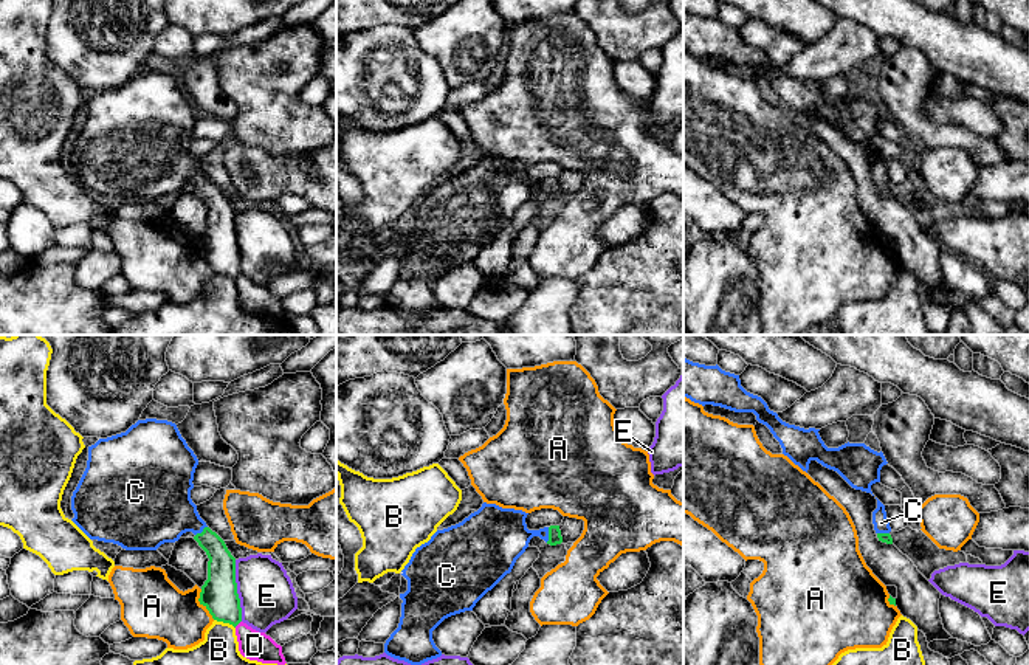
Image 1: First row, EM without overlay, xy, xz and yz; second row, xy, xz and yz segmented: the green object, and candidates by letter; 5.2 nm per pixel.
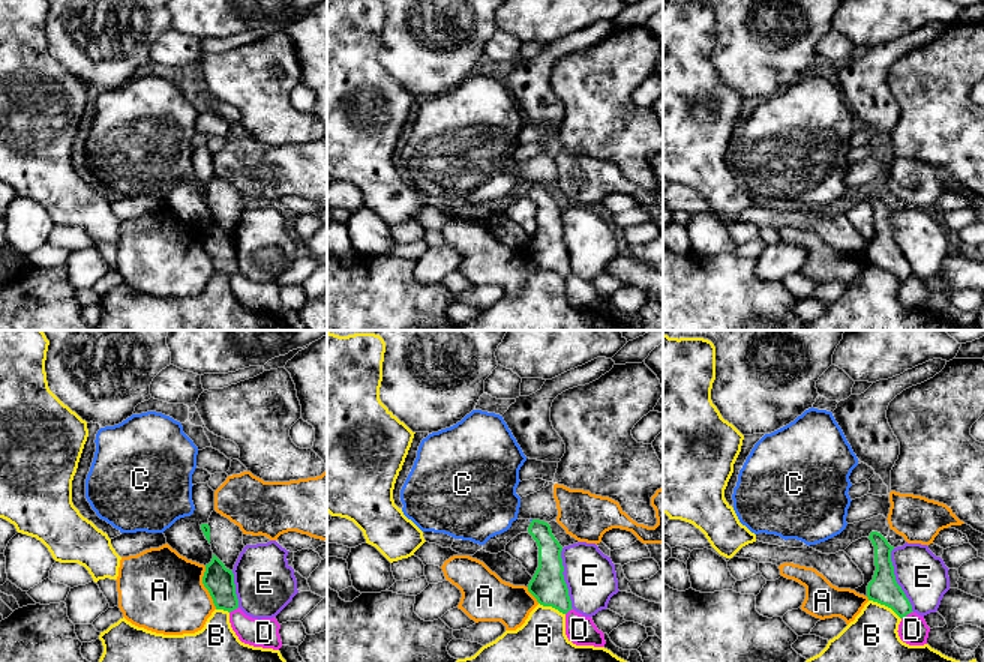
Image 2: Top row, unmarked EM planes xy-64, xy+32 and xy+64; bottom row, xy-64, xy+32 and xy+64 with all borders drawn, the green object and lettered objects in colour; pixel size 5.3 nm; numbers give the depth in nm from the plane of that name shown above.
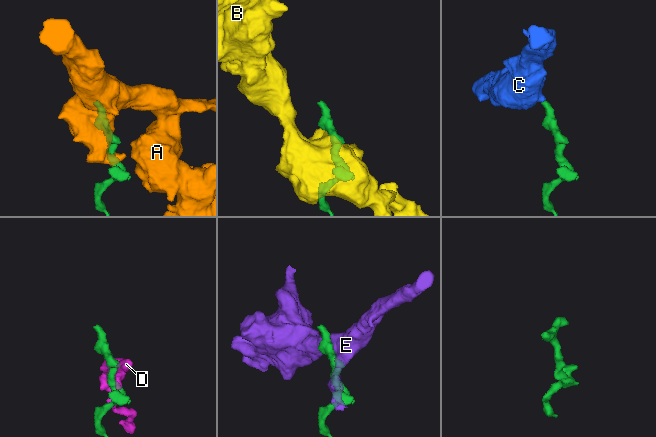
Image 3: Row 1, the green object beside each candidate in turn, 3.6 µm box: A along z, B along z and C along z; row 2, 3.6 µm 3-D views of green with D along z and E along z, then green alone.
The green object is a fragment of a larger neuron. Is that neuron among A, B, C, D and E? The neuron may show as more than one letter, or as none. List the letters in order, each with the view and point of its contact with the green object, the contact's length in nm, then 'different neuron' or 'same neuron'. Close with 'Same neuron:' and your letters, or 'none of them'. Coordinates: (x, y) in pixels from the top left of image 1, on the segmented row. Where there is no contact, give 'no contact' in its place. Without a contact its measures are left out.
A: meets green in xy at (202, 603); contact 180 nm long; different neuron
B: meets green in xy at (225, 622); contact 120 nm long; different neuron
C: meets green in xz at (549, 535); contact 80 nm long; same neuron
D: meets green in xy at (237, 623); contact 50 nm long; different neuron
E: meets green in xy at (236, 591); contact 320 nm long; different neuron
Same neuron: C

